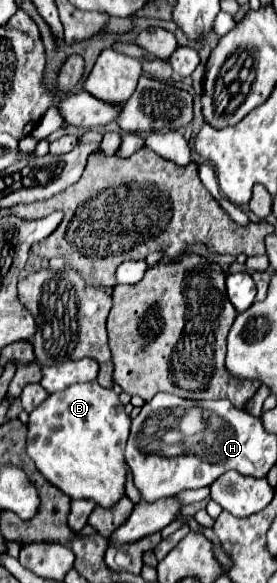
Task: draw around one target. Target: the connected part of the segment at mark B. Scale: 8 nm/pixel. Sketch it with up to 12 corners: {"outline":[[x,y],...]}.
{"outline":[[75,383],[29,413],[27,455],[71,499],[125,493],[131,419]]}

